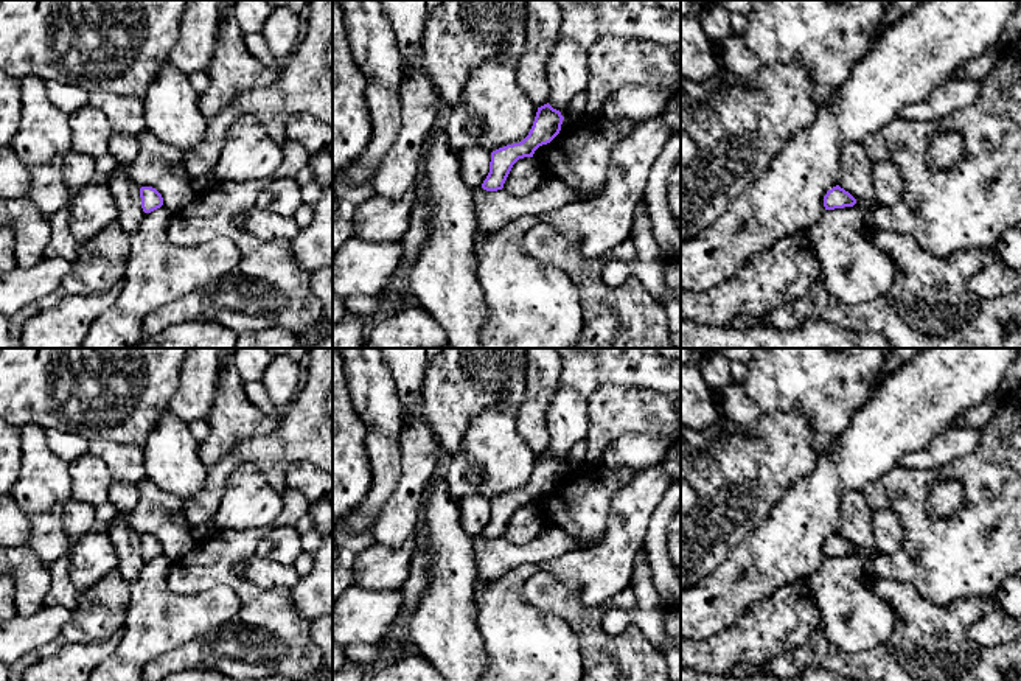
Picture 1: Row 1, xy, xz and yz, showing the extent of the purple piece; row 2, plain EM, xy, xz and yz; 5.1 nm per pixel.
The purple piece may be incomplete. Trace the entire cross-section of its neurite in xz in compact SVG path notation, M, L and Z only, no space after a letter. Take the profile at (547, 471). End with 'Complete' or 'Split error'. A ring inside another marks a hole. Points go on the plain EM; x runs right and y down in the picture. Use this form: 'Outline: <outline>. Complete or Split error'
Outline: M549 451L538 456L533 474L522 490L491 501L490 521L482 536L486 540L502 538L513 513L519 507L533 505L539 494L550 491L559 482L563 468L561 460Z. Complete

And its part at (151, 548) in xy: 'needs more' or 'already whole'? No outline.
already whole

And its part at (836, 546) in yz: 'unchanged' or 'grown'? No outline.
unchanged

